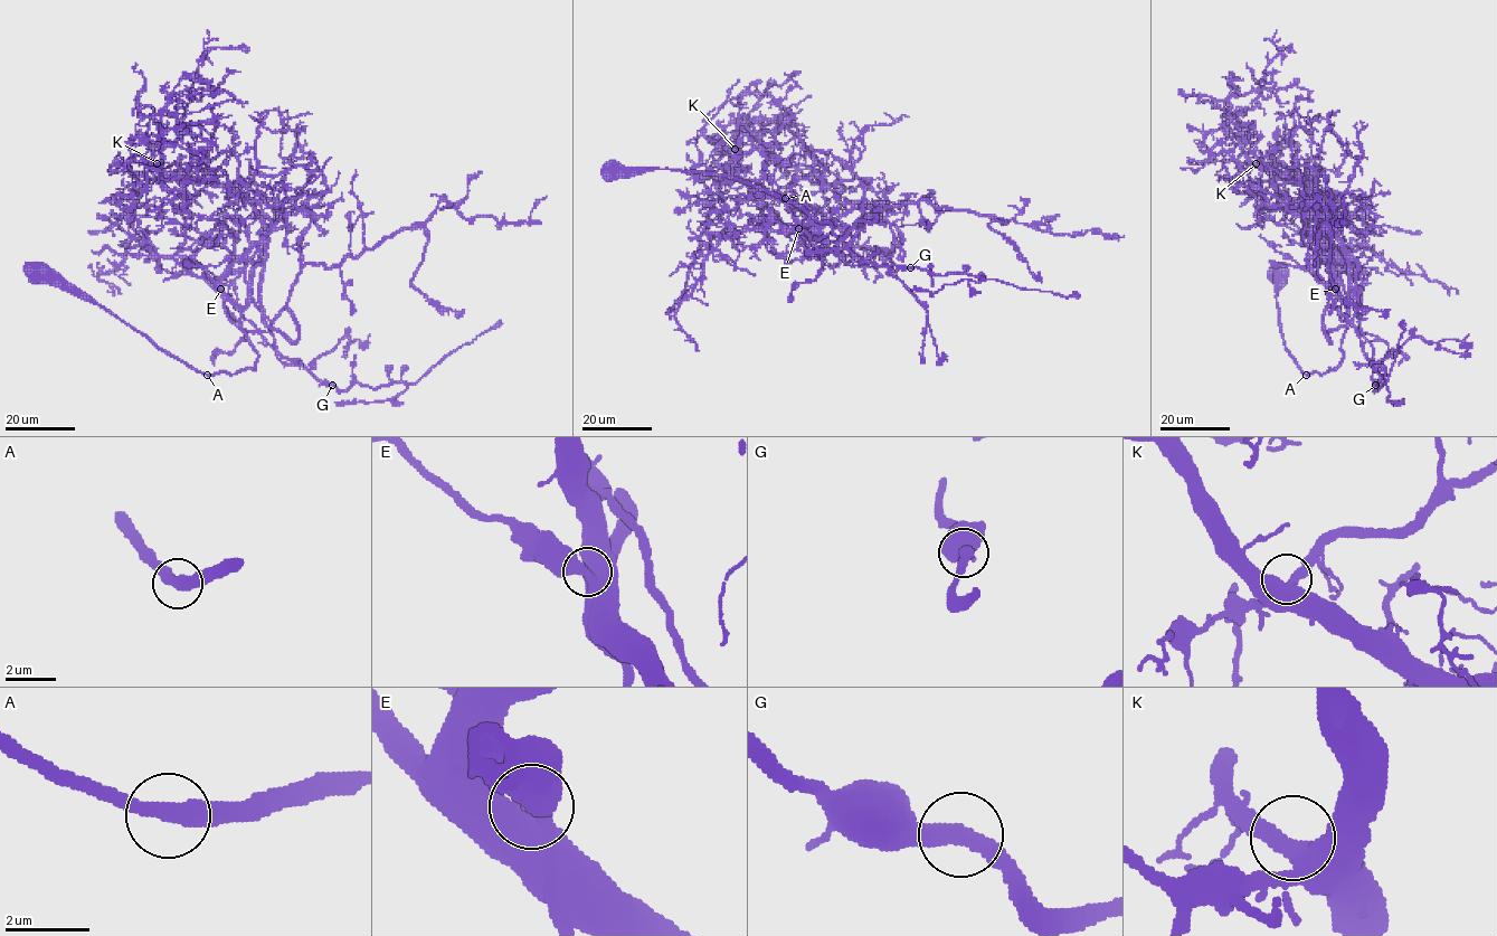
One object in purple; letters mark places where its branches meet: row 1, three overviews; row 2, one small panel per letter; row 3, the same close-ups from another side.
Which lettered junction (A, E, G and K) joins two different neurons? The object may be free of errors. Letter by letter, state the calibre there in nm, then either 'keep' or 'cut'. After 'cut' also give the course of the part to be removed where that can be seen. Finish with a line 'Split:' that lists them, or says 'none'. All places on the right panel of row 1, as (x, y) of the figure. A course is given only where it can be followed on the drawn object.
A: 440 nm thick; keep
E: 440 nm thick; keep
G: 420 nm thick; keep
K: 440 nm thick; keep
Split: none

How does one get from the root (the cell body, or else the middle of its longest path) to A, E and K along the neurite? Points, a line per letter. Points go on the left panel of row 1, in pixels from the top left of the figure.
A: (38, 273), (60, 279), (86, 300), (93, 300), (145, 334), (160, 348), (208, 375)
E: (38, 273), (60, 279), (202, 372), (253, 369), (257, 352), (242, 328), (240, 310), (220, 289)
K: (38, 273), (202, 372), (253, 369), (240, 312), (265, 240), (262, 216), (227, 188), (161, 178), (157, 163)

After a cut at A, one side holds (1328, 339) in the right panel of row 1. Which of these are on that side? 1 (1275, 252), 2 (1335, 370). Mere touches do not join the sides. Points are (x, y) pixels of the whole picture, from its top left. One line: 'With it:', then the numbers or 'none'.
With it: 1

